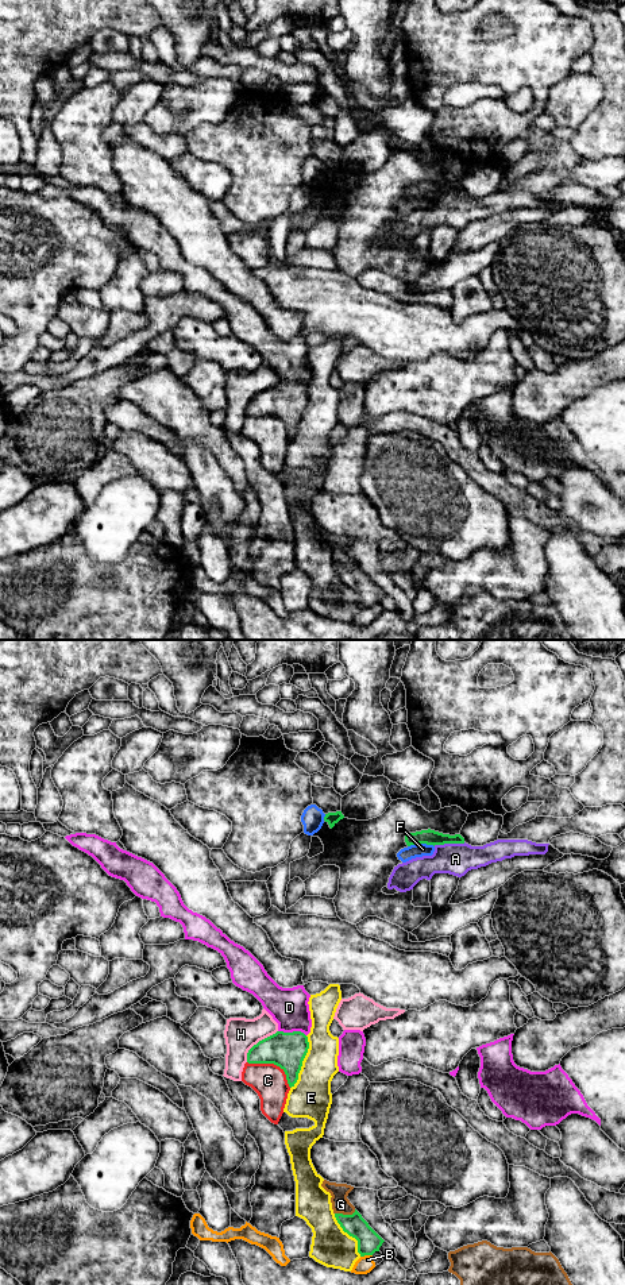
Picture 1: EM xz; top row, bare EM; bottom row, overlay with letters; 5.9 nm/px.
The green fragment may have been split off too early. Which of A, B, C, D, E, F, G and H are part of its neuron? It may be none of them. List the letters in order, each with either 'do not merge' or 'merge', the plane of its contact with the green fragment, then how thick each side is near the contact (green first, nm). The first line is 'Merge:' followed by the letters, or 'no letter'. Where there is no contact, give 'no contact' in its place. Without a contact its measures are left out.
Merge: no letter
A: do not merge | xz | 90/190 nm
B: do not merge | xz | 140/100 nm
C: do not merge | xz | 220/200 nm
D: do not merge | xz | 220/220 nm
E: do not merge | xz | 220/240 nm
F: do not merge | xz | 90/80 nm
G: do not merge | xz | 140/110 nm
H: do not merge | xz | 220/200 nm

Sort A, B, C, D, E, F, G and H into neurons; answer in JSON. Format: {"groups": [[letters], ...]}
{"groups": [["A"], ["B"], ["C"], ["D"], ["E"], ["F"], ["G"], ["H"]]}

